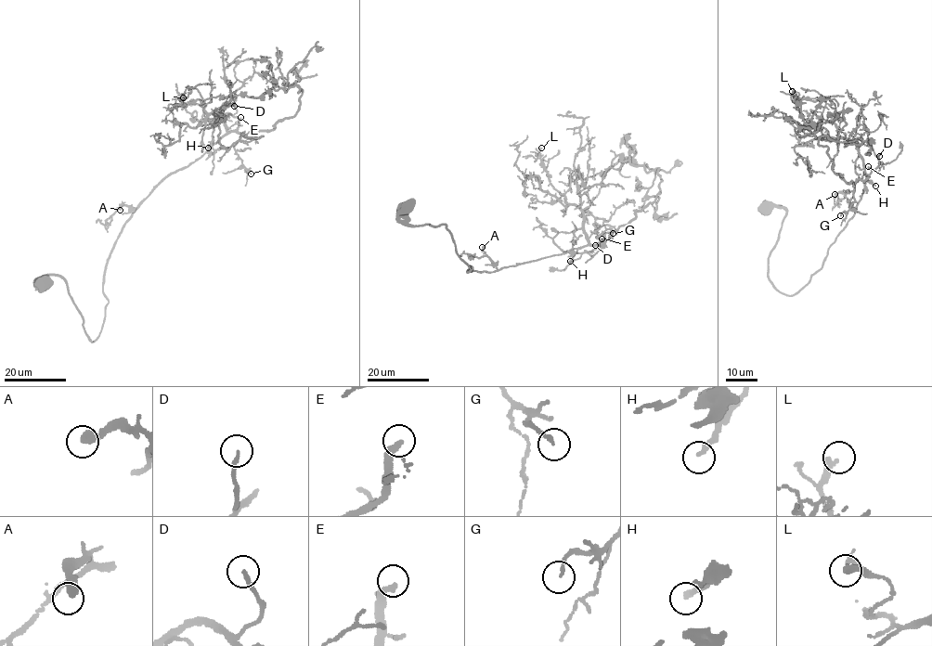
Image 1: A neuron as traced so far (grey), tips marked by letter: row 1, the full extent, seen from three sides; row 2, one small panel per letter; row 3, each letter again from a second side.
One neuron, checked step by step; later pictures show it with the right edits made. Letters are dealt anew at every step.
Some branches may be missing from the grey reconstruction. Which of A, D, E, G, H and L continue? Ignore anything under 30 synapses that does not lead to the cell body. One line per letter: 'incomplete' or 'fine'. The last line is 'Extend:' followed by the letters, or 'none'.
A: incomplete
D: fine
E: incomplete
G: fine
H: incomplete
L: fine
Extend: A, E, H

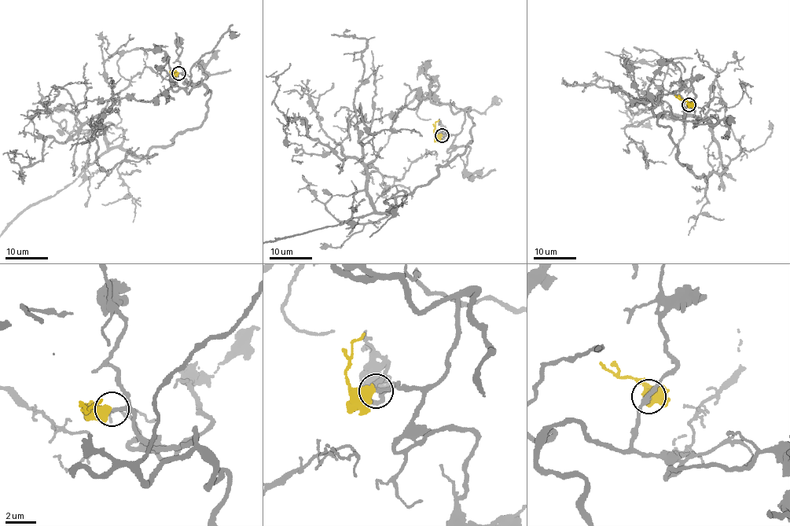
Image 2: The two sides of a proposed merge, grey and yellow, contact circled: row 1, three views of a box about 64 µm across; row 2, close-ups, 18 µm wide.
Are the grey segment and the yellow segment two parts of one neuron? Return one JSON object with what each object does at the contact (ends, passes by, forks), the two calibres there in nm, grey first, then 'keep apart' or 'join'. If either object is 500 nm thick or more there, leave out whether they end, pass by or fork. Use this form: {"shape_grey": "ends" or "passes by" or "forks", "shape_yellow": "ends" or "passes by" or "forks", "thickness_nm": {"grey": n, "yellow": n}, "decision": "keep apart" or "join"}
{"thickness_nm": {"grey": 190, "yellow": 600}, "decision": "join"}

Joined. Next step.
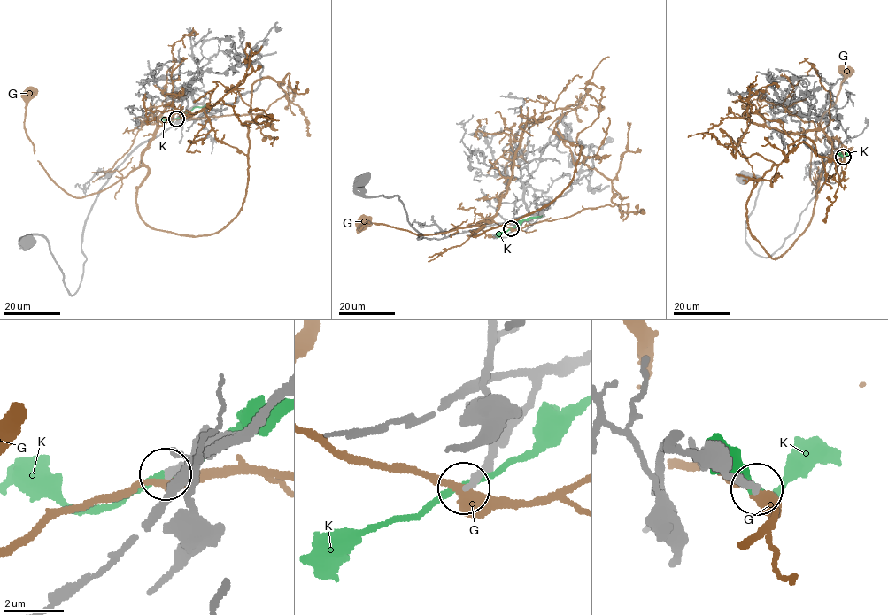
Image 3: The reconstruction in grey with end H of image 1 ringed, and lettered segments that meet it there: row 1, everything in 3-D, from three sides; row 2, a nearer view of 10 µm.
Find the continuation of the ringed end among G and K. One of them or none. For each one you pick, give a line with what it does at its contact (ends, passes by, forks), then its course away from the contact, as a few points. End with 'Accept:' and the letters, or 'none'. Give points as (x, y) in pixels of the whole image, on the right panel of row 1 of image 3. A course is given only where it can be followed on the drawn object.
Accept: none

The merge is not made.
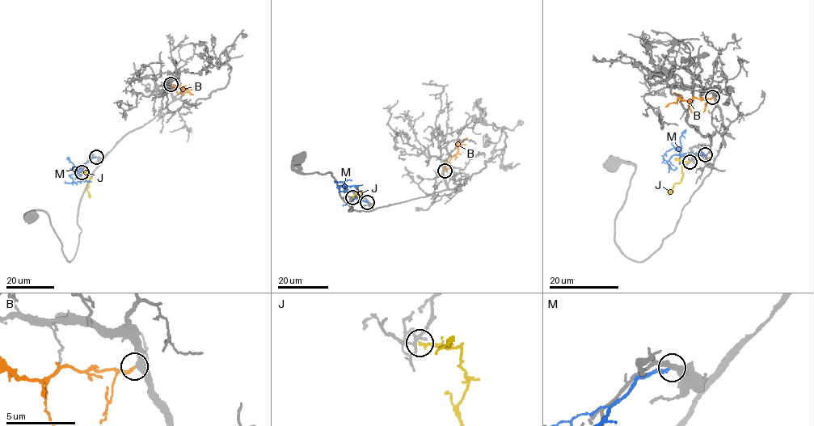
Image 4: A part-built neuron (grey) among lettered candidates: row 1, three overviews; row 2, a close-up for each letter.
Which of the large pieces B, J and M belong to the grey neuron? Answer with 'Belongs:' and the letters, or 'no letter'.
Belongs: B

